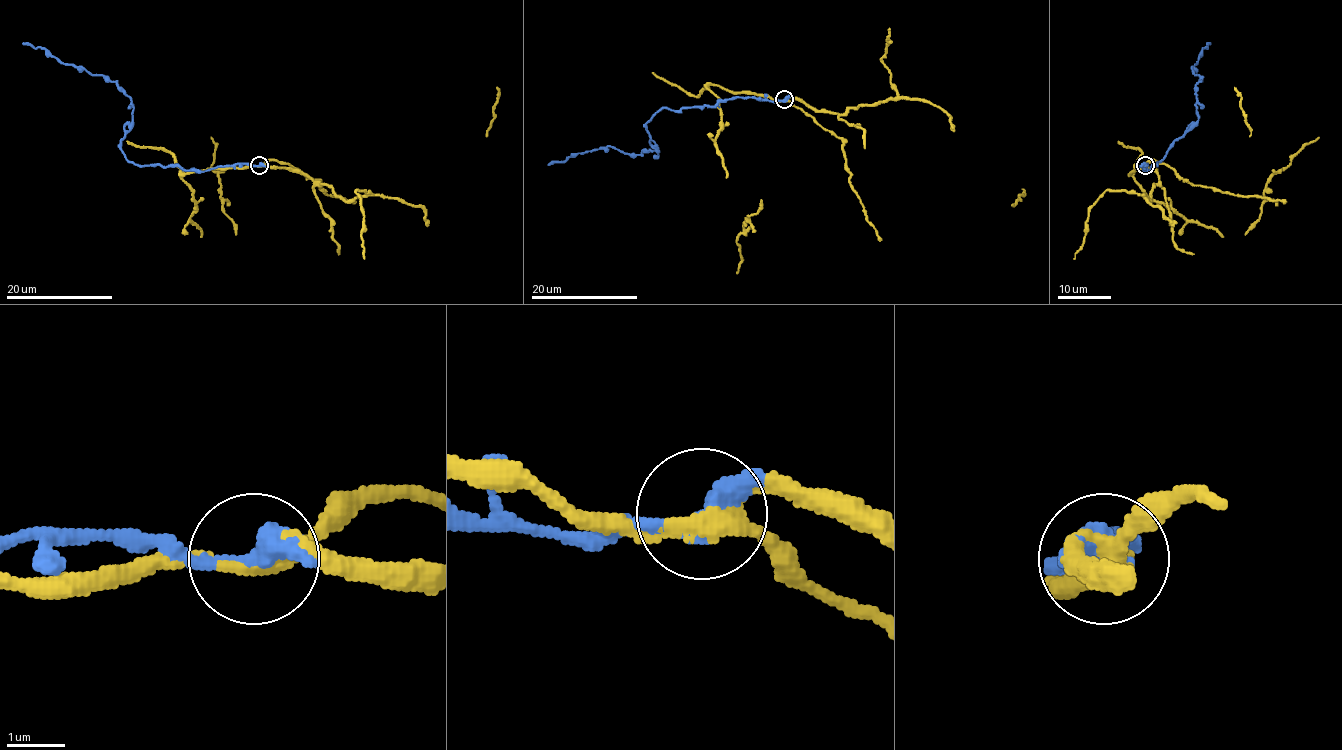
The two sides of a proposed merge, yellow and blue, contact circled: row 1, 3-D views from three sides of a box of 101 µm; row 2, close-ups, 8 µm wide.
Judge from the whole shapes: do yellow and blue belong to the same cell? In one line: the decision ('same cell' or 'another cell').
another cell

